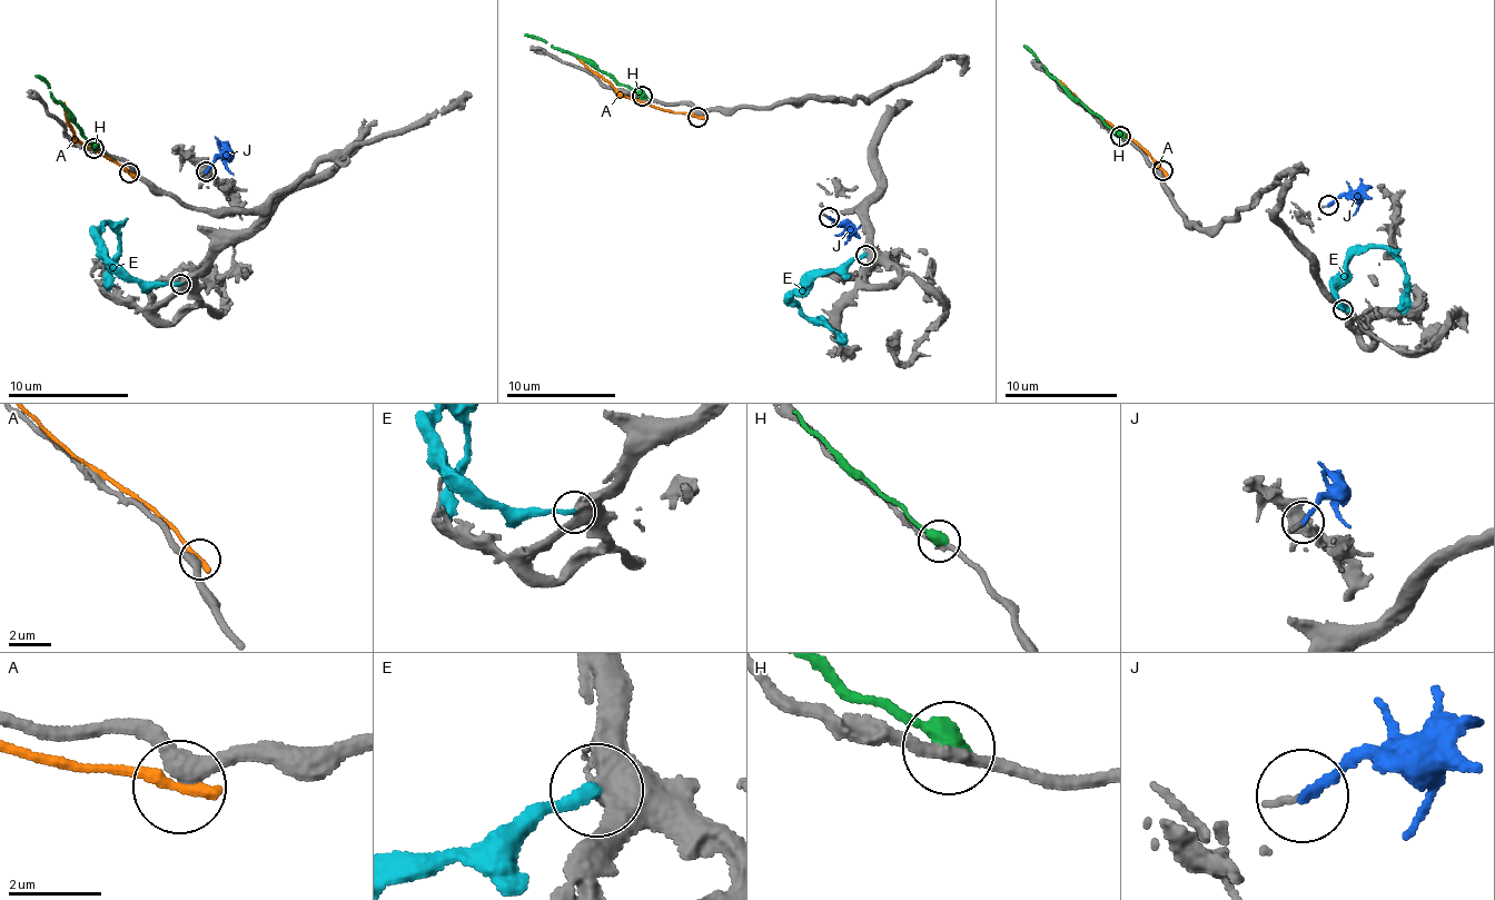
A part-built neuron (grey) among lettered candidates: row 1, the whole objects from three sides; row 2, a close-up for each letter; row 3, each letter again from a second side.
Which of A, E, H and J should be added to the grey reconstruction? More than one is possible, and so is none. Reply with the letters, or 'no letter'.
J

